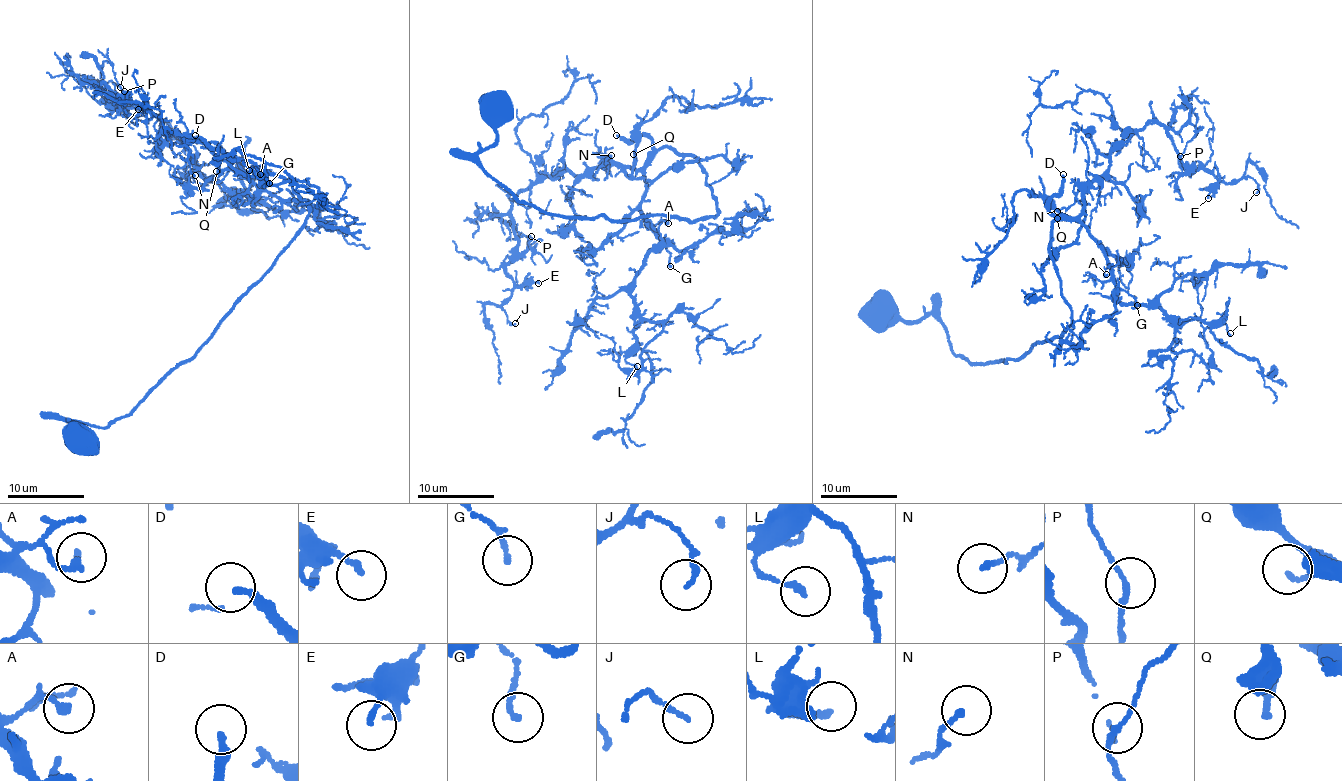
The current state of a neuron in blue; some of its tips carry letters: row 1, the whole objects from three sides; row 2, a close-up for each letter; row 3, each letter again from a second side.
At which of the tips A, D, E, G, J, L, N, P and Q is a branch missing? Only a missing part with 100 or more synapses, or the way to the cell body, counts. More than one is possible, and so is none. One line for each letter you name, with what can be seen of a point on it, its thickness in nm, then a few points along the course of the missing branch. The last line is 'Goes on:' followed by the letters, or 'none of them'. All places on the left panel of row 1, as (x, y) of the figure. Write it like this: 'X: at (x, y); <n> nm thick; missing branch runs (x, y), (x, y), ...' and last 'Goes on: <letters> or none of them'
D: at (195, 135); 240 nm thick; missing branch runs (195, 135), (166, 90), (146, 100), (72, 46), (60, 11), (42, 14), (122, 54), (143, 87), (163, 81)
Goes on: D

